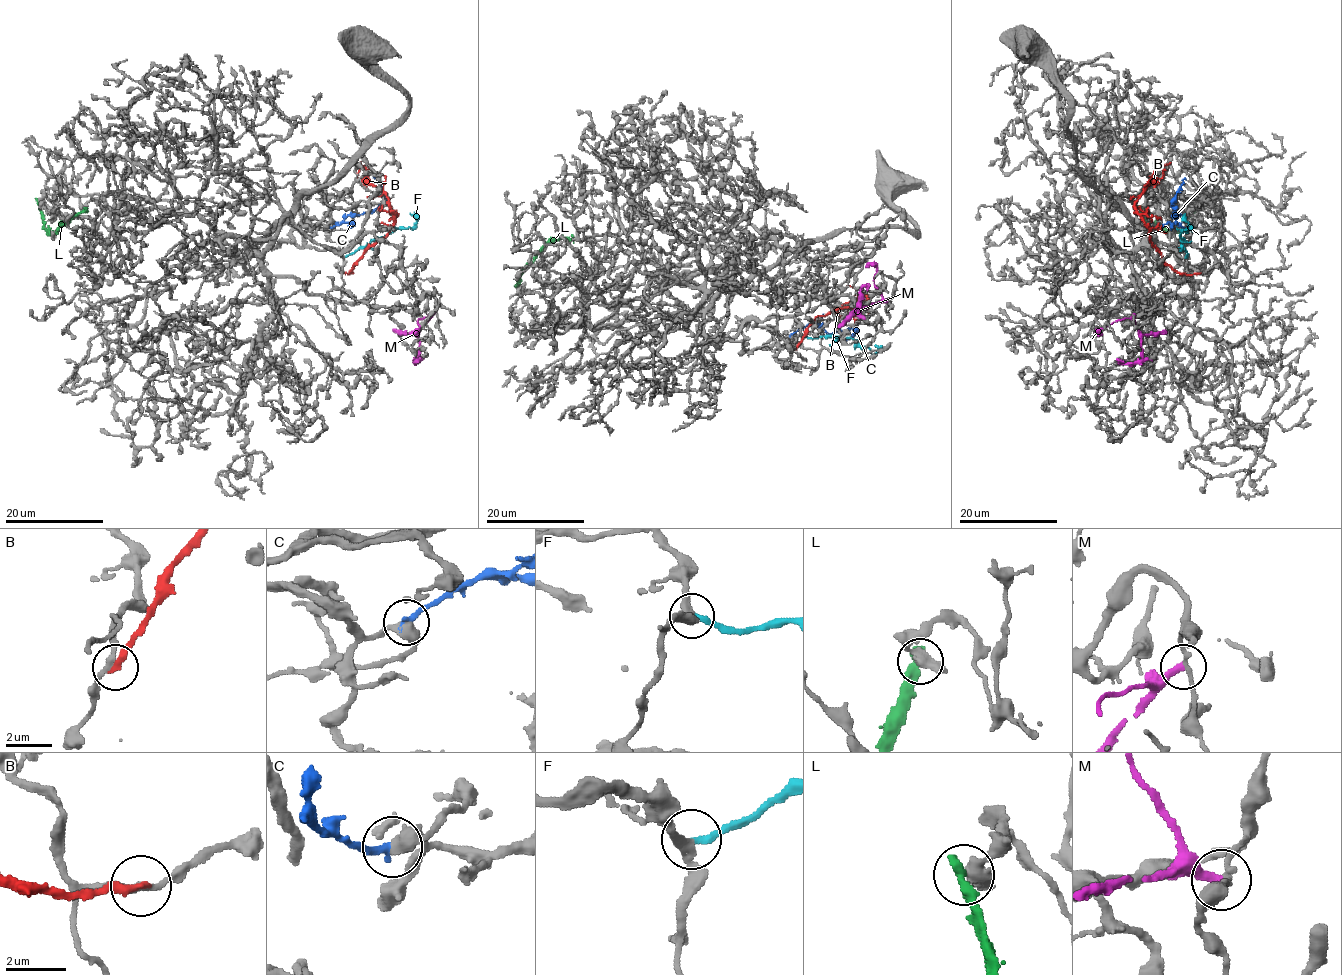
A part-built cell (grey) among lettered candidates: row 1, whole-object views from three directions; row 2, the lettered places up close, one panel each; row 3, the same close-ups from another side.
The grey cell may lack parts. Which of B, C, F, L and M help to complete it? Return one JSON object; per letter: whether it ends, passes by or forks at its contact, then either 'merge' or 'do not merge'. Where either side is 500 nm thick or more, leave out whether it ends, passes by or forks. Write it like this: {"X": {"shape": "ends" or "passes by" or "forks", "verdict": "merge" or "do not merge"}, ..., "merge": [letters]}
{"B": {"shape": "ends", "verdict": "do not merge"}, "C": {"shape": "ends", "verdict": "merge"}, "F": {"shape": "ends", "verdict": "merge"}, "L": {"shape": "ends", "verdict": "do not merge"}, "M": {"shape": "ends", "verdict": "do not merge"}, "merge": ["C", "F"]}

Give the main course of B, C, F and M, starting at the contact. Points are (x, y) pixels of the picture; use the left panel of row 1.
B: (343, 272), (349, 273), (393, 222), (389, 200), (382, 191), (357, 176), (360, 161)
C: (327, 226), (337, 225), (348, 215), (374, 212), (384, 201), (381, 186), (373, 176)
F: (344, 256), (365, 249), (373, 240), (397, 229), (413, 226), (417, 219), (410, 213)
M: (435, 313), (419, 332), (418, 358), (414, 362), (422, 358)

